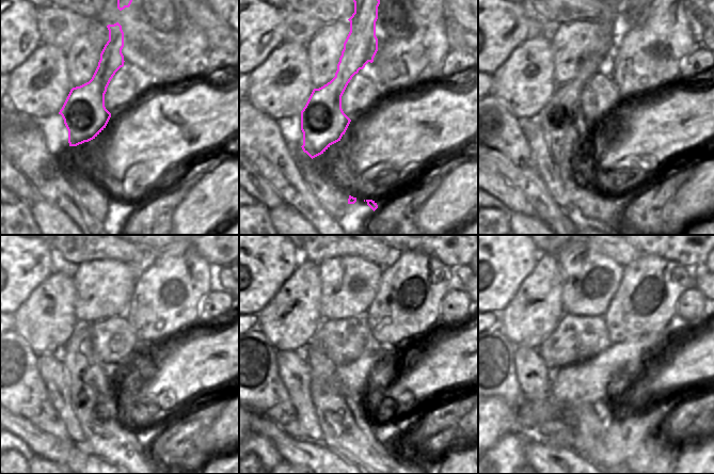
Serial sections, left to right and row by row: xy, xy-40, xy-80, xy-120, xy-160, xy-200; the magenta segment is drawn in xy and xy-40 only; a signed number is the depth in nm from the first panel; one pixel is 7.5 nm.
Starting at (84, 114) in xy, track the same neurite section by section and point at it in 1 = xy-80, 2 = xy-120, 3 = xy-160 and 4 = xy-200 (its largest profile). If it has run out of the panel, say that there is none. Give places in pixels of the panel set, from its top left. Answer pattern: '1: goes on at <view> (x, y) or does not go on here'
1: goes on at xy-80 (565, 127)
2: goes on at xy-120 (90, 381)
3: goes on at xy-160 (346, 430)
4: goes on at xy-200 (589, 429)

